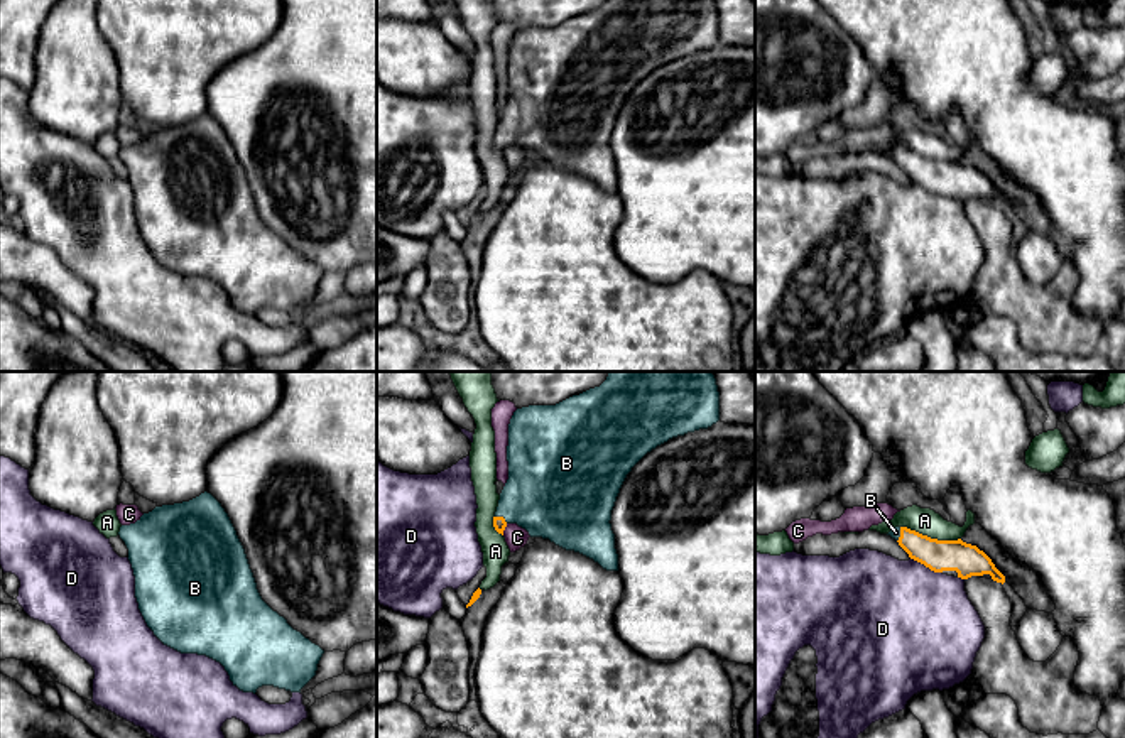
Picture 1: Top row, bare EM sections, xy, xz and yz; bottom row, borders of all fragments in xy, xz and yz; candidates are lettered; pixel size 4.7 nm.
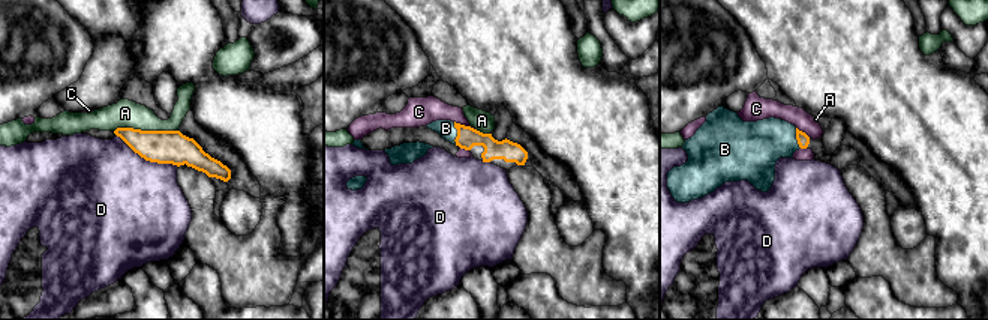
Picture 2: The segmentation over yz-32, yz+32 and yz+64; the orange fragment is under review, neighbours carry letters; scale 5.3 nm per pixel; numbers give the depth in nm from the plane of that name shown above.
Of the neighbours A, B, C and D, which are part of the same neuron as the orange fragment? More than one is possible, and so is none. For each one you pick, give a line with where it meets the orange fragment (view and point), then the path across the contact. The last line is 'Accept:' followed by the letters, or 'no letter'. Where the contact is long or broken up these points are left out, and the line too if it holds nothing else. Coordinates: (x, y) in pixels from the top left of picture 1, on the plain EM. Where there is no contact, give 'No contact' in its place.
B: Touches orange at xz (502, 139). Path across: xz (499, 144), (502, 139), (517, 125), (548, 113)
Accept: B

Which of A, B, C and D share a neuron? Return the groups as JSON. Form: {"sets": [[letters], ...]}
{"sets": [["A"], ["B"], ["C"], ["D"]]}

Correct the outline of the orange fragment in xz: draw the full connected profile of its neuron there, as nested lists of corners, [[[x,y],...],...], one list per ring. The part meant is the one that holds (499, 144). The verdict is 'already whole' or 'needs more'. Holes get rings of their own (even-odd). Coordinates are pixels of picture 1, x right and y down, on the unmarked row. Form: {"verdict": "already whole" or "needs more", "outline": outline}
{"verdict": "needs more", "outline": [[[606,0],[600,8],[590,10],[579,17],[573,17],[556,27],[529,27],[517,30],[508,46],[508,101],[500,115],[498,128],[493,138],[493,149],[503,157],[508,145],[525,150],[530,159],[549,160],[556,167],[579,174],[606,193],[618,193],[618,176],[615,171],[615,155],[611,152],[611,132],[615,128],[620,110],[632,90],[652,71],[672,59],[684,57],[699,51],[708,51],[720,42],[720,14],[716,0]]]}

